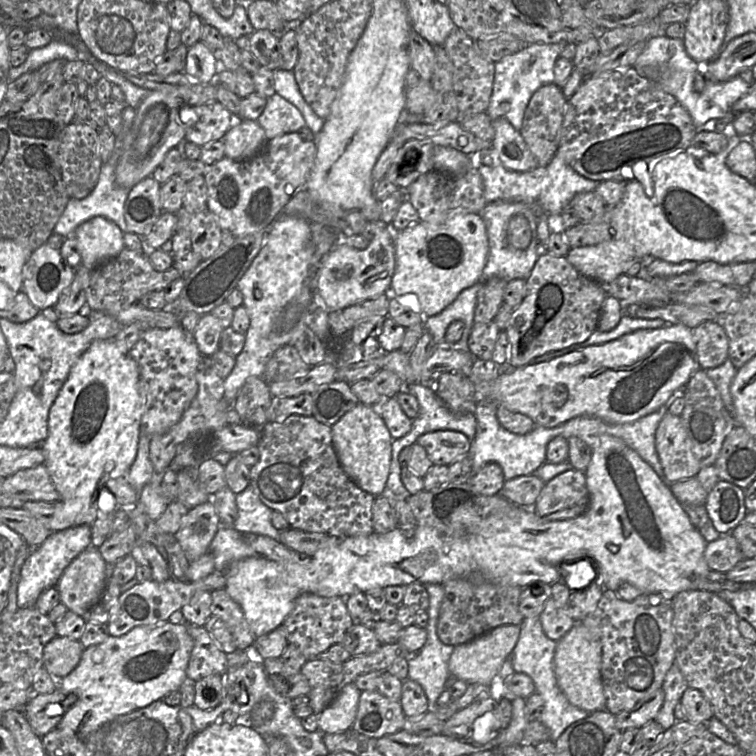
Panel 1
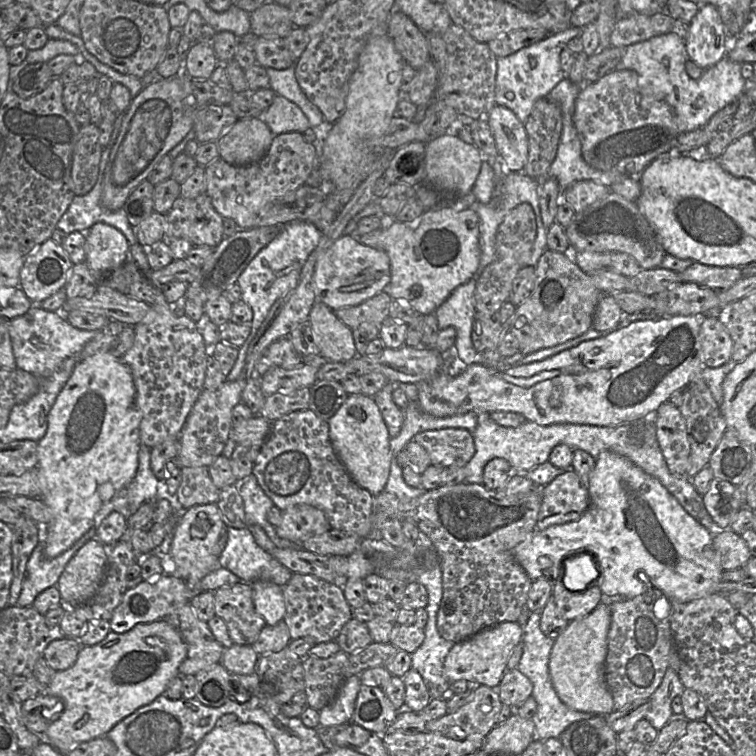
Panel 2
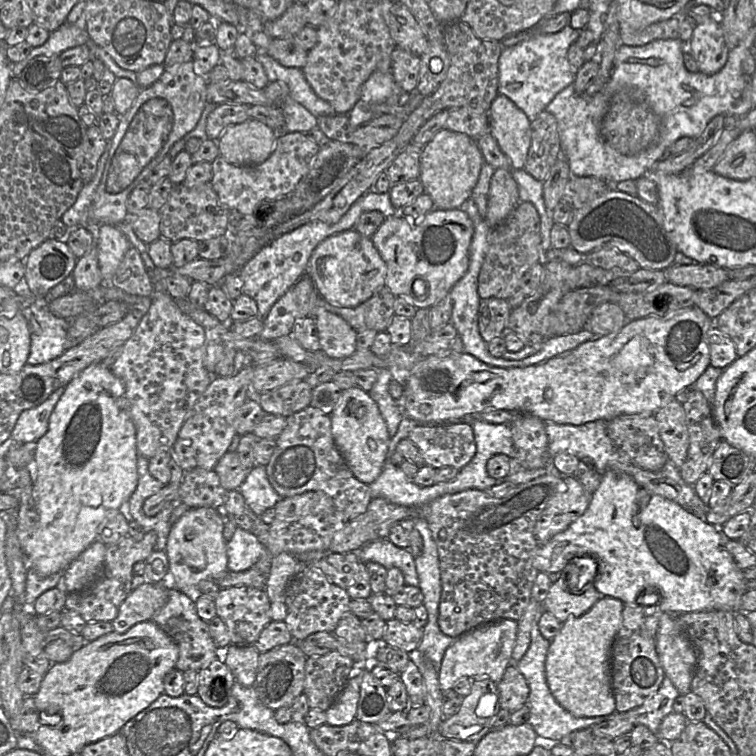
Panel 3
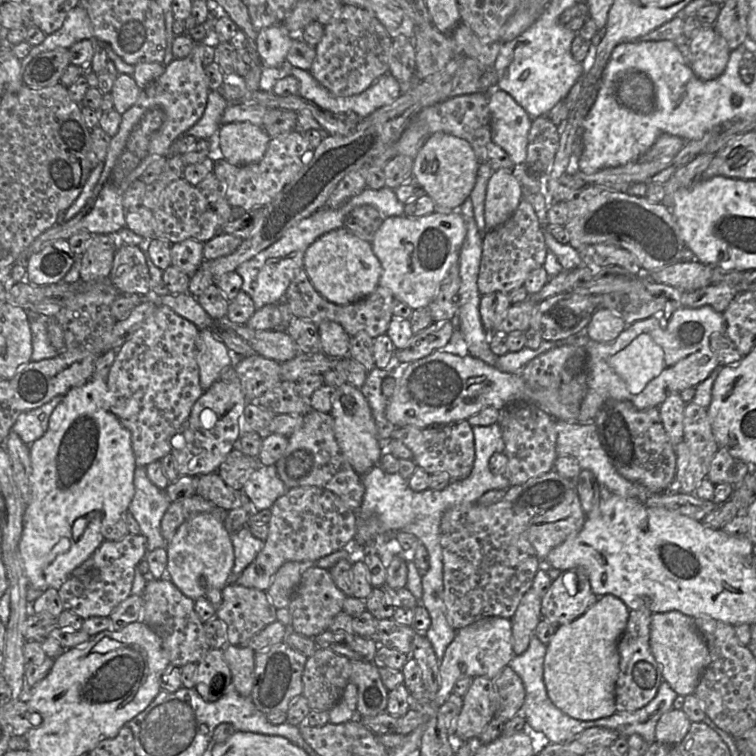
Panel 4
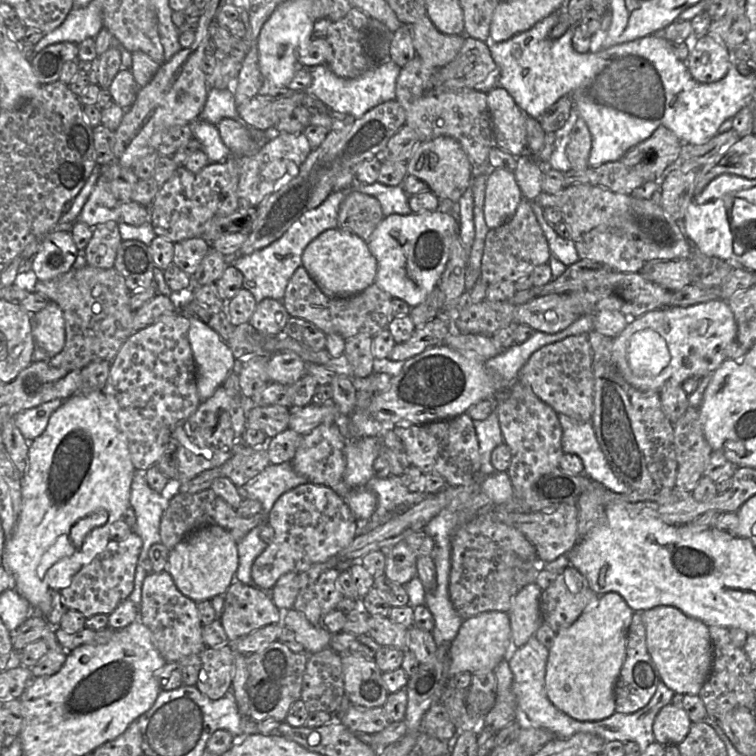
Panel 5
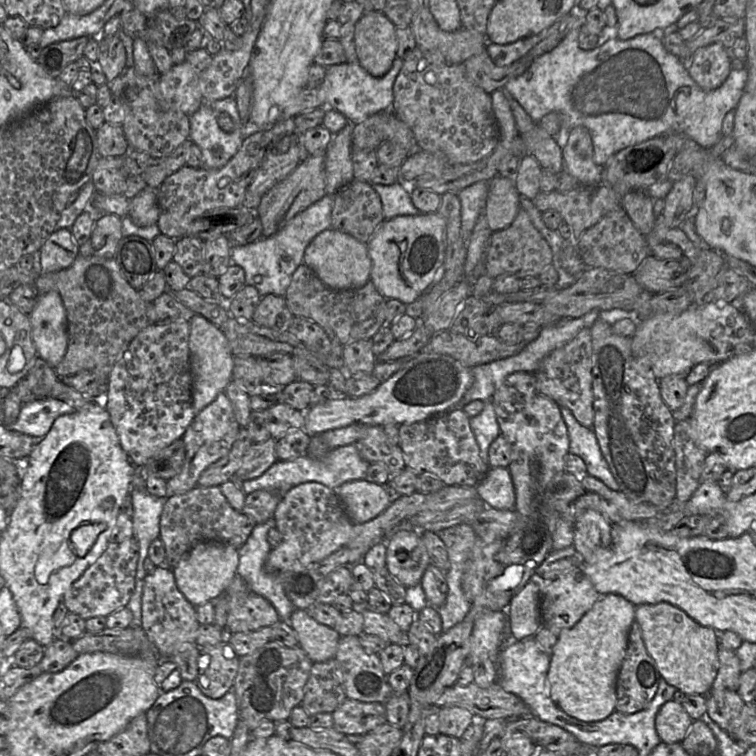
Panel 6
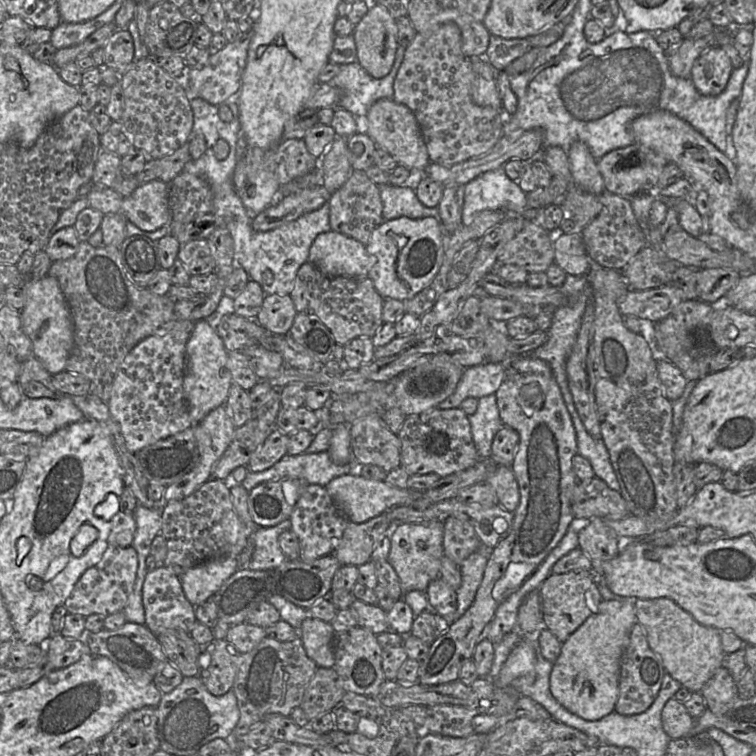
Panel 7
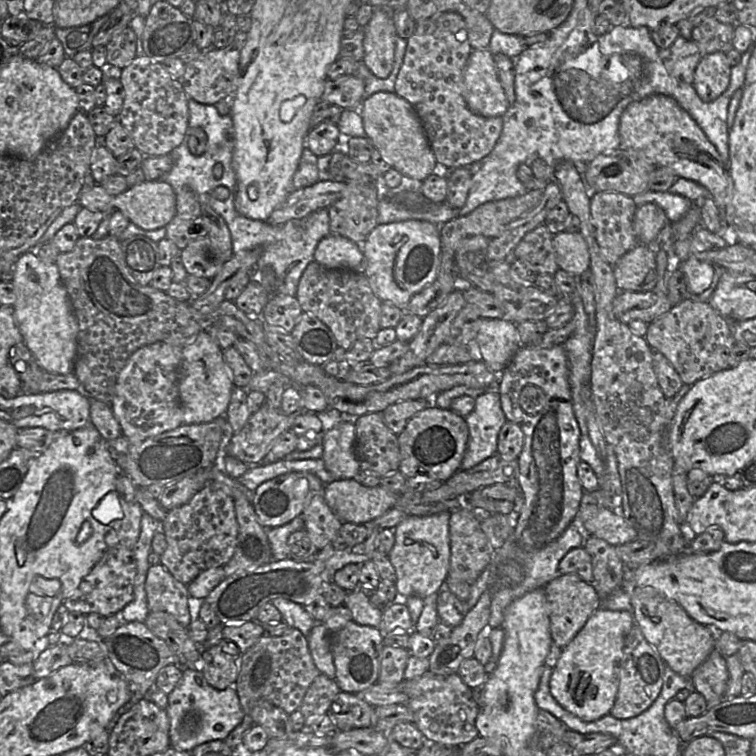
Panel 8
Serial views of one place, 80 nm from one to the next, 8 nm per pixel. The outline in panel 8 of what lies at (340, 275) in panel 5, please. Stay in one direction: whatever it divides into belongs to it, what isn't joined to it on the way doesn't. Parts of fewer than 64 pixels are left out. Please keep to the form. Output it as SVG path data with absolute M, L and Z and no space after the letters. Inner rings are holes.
M333 233L319 241L314 252L314 261L329 269L365 272L365 256L361 246Z

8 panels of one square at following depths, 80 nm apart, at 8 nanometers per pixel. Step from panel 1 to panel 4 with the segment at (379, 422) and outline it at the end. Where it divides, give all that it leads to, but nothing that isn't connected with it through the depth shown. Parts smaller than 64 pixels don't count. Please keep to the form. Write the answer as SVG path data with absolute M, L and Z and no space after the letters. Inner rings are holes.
M347 383L337 386L330 414L334 420L335 439L343 455L358 475L365 475L379 463L382 448L371 409L360 388Z

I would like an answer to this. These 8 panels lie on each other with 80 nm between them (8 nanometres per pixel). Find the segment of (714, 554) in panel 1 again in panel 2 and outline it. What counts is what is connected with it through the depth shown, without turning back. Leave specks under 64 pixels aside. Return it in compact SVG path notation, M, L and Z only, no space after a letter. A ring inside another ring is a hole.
M730 529L714 535L713 545L720 555L724 571L740 569L752 558L746 542Z

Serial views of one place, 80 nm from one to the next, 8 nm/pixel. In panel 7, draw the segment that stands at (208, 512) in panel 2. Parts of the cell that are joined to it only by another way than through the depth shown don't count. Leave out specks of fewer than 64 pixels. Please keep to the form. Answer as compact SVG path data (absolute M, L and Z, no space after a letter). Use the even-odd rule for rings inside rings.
M238 557L215 558L201 562L180 577L183 592L193 606L198 606L211 599L238 569Z

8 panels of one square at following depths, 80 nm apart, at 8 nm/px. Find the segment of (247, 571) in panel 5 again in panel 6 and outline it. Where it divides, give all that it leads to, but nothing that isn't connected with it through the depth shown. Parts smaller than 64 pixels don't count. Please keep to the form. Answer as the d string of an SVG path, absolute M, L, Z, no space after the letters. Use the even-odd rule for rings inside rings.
M273 518L255 525L247 541L238 549L239 564L237 575L244 579L251 591L263 596L272 603L282 621L288 621L296 607L285 594L281 584L281 576L276 572L266 571L264 567L265 561L273 549L268 541L268 531L275 526L276 522Z

